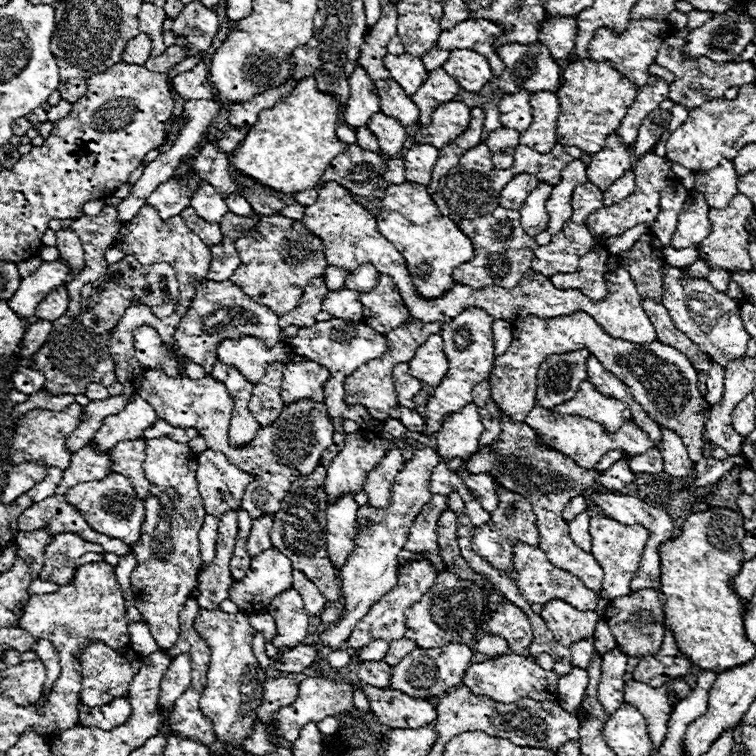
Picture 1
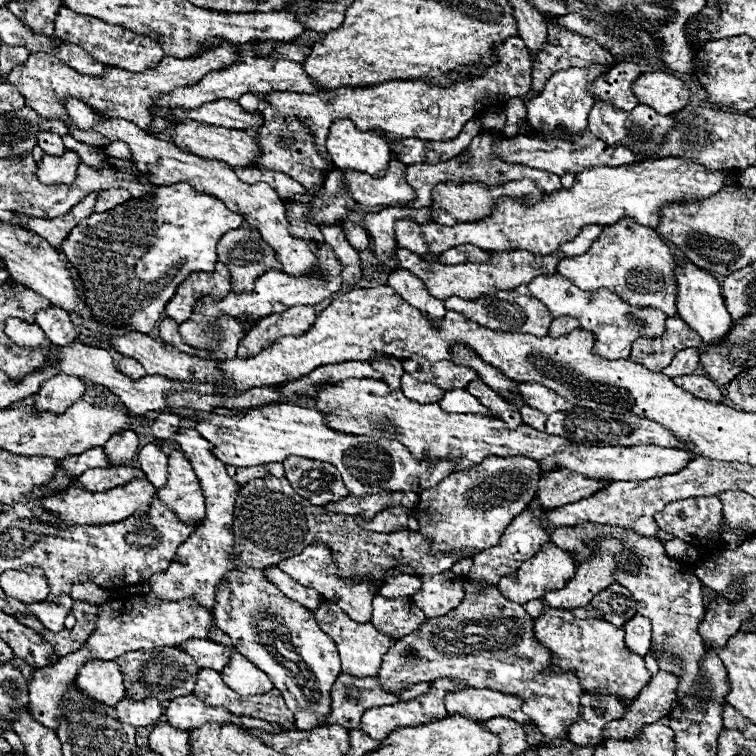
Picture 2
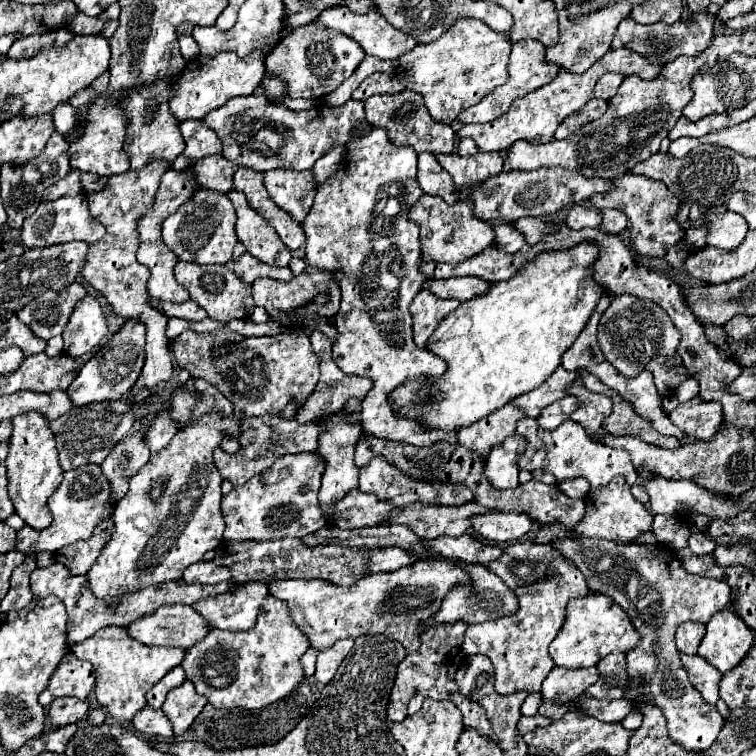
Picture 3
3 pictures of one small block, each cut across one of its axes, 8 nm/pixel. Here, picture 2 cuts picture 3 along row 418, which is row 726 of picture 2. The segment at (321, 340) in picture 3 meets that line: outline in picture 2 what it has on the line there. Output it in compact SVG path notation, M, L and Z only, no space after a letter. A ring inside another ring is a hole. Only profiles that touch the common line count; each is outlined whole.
M240 568L230 570L218 584L214 620L216 626L232 638L234 648L270 676L282 692L286 706L292 710L298 730L322 726L322 720L330 714L332 684L342 670L336 644L320 630L308 608L278 592L278 588L268 582L264 570Z

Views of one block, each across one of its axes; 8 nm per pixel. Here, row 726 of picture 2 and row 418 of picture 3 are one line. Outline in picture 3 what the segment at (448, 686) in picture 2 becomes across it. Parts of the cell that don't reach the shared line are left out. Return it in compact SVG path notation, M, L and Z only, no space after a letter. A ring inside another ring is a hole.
M372 126L368 134L354 136L346 146L346 156L338 170L316 192L314 206L304 222L304 256L312 268L344 272L340 282L342 306L334 318L338 338L332 356L346 374L374 380L374 388L362 400L362 428L376 438L430 446L440 440L458 440L454 432L422 430L416 420L400 418L388 404L390 392L406 380L420 378L422 374L434 380L446 370L442 358L426 348L418 348L412 340L408 304L428 278L420 270L418 226L408 220L410 206L422 196L416 174L416 150L412 146L394 146L386 130ZM378 218L384 220L382 228L390 226L390 230L376 230Z

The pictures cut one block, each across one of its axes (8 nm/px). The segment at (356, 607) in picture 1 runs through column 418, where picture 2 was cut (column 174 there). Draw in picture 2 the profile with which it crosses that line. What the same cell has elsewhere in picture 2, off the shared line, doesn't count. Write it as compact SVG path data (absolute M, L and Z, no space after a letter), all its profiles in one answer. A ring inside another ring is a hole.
M180 450L168 454L168 482L158 490L158 498L174 510L180 520L204 520L204 494L200 482Z

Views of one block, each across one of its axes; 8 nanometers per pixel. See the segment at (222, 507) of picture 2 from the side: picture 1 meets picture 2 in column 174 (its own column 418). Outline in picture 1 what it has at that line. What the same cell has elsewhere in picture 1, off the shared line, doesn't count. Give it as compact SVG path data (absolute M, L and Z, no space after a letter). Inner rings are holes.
M414 556L414 558L410 558L406 562L406 566L398 570L398 584L388 594L384 594L380 600L376 600L370 606L368 614L354 626L350 638L346 640L346 646L348 648L362 648L368 642L378 640L378 638L382 638L386 642L404 638L404 632L406 632L406 616L404 616L404 610L410 604L418 602L422 598L422 594L426 594L428 588L434 584L434 580L436 580L436 572L432 568L432 562L426 556Z

